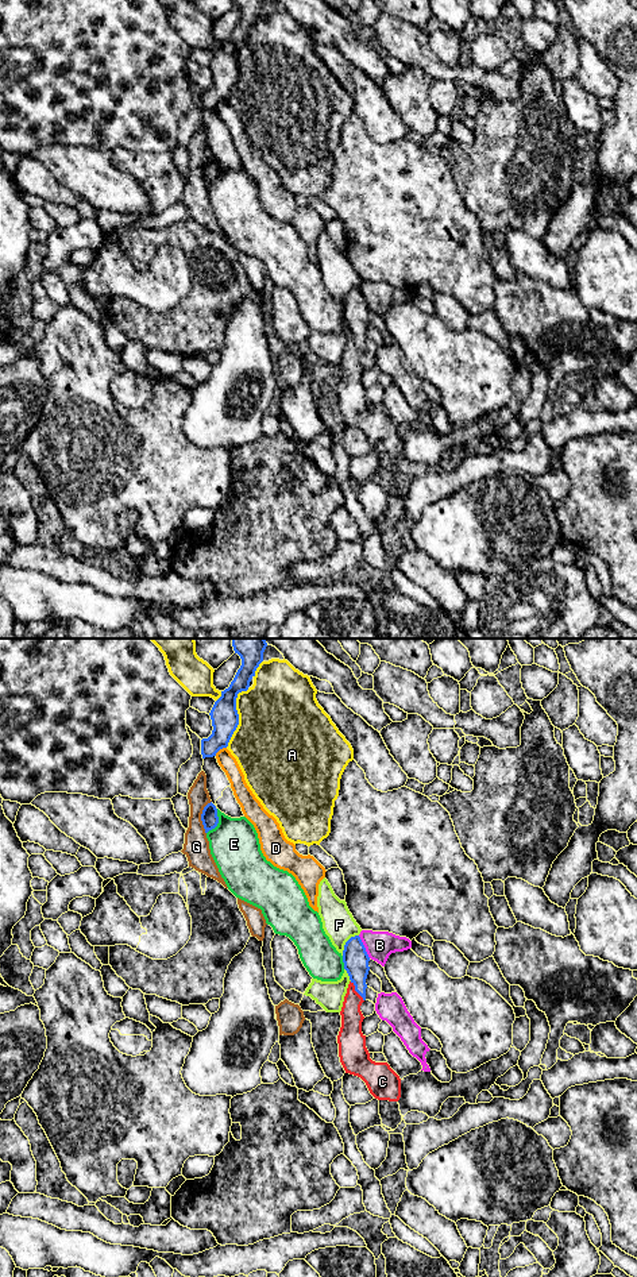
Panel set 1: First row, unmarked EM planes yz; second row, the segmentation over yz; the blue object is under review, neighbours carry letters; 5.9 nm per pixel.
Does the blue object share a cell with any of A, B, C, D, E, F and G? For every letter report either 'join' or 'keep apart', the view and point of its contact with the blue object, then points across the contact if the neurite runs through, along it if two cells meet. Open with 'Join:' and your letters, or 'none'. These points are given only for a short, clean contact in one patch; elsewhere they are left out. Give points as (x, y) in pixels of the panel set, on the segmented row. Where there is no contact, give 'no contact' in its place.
Join: C
A: keep apart; meets blue in yz at (238, 716)
B: keep apart; meets blue in yz at (363, 946)
C: join; meets blue in yz at (355, 990); runs through yz (355, 959), (355, 990), (351, 1015)
D: keep apart; meets blue in yz at (220, 748)
E: keep apart; meets blue in yz at (217, 822)
F: keep apart; meets blue in yz at (346, 942)
G: keep apart; meets blue in yz at (201, 817)

